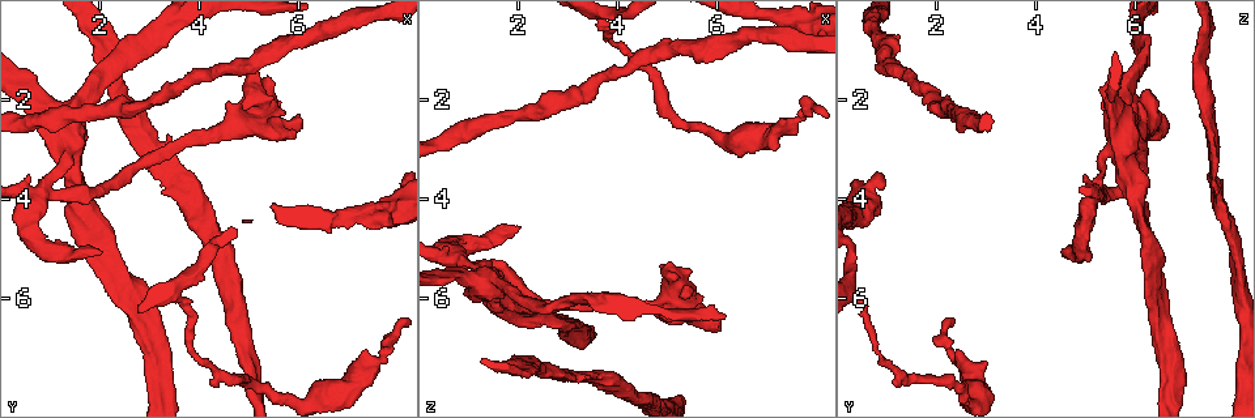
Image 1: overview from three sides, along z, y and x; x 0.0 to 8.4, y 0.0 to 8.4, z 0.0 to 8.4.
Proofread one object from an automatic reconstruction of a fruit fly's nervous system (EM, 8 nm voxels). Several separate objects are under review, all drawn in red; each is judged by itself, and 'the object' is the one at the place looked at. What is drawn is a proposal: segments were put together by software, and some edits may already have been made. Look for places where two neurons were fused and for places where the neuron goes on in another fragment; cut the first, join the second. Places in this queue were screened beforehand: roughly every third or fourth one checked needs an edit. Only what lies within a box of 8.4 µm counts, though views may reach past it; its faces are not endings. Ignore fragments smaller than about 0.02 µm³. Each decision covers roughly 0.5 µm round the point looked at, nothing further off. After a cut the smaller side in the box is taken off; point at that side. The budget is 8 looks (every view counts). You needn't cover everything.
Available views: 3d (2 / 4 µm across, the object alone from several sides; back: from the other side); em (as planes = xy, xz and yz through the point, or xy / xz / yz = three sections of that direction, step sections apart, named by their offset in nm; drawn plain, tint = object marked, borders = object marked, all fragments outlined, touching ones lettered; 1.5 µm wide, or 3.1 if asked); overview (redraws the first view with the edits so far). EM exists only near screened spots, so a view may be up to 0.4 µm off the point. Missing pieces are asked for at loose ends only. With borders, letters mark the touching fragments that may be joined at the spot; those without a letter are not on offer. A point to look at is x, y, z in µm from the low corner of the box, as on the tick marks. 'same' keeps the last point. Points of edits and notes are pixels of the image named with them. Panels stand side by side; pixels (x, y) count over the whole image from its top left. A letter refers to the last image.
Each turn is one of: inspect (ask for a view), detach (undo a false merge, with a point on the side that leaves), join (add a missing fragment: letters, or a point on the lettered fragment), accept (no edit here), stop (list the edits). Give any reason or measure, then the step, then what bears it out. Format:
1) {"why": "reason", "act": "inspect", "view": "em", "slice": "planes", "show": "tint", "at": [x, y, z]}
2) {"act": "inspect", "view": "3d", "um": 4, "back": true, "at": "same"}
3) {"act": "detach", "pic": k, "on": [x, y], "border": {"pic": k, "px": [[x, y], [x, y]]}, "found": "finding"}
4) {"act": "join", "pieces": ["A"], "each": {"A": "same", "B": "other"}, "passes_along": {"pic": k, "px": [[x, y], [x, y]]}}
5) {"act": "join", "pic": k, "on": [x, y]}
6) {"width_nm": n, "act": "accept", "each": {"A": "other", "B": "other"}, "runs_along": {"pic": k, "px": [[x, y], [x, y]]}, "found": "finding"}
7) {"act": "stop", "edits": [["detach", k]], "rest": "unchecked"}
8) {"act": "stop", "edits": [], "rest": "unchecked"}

{"why": "stops while still wide", "act": "inspect", "view": "em", "slice": "planes", "show": "plain", "at": [6.05, 2.45, 6.50]}

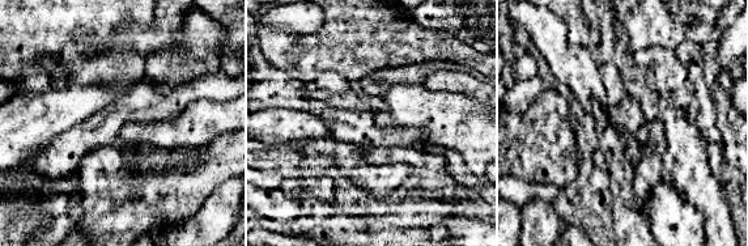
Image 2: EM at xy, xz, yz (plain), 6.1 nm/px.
{"why": "what lies round it", "act": "inspect", "view": "em", "slice": "planes", "show": "borders", "at": "same"}

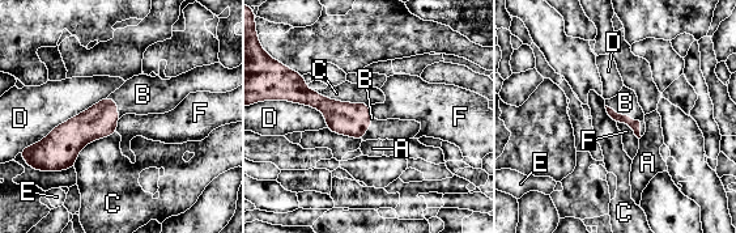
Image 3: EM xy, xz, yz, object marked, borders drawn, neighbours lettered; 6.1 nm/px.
{"act": "join", "pieces": ["B"], "each": {"A": "other", "B": "same", "C": "other", "D": "other", "E": "other", "F": "other"}, "passes_along": {"pic": 3, "px": [[615, 117], [630, 117], [625, 102]]}, "found": "the neuron continues"}

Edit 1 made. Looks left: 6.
{"why": "an open end", "act": "inspect", "view": "3d", "um": 2, "at": [1.75, 0.80, 7.20]}

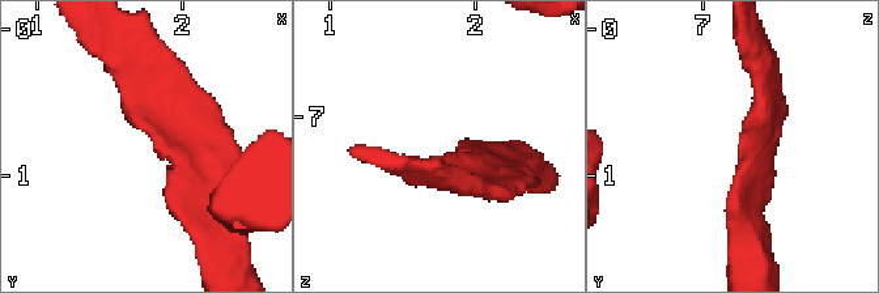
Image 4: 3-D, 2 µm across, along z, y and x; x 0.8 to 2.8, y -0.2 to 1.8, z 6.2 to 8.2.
{"why": "now the EM", "act": "inspect", "view": "em", "slice": "xz", "step": 4, "show": "borders", "at": [1.82, 0.84, 7.26]}

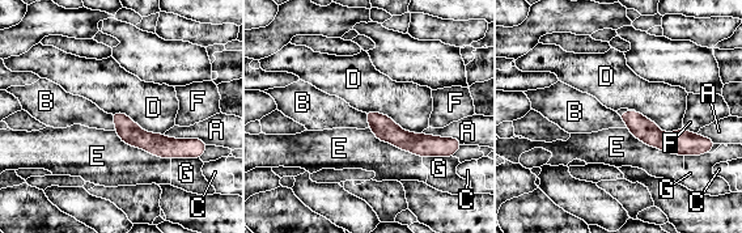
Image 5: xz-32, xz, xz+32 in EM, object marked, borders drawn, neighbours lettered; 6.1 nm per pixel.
{"width_nm": 140, "longest_contact_nm": ["E", 400], "act": "accept", "each": {"A": "other", "B": "other", "C": "other", "D": "other", "E": "other", "F": "other", "G": "other"}, "found": "none of them fits"}

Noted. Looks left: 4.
{"act": "stop", "edits": [["join", 3]], "rest": "unchecked"}

